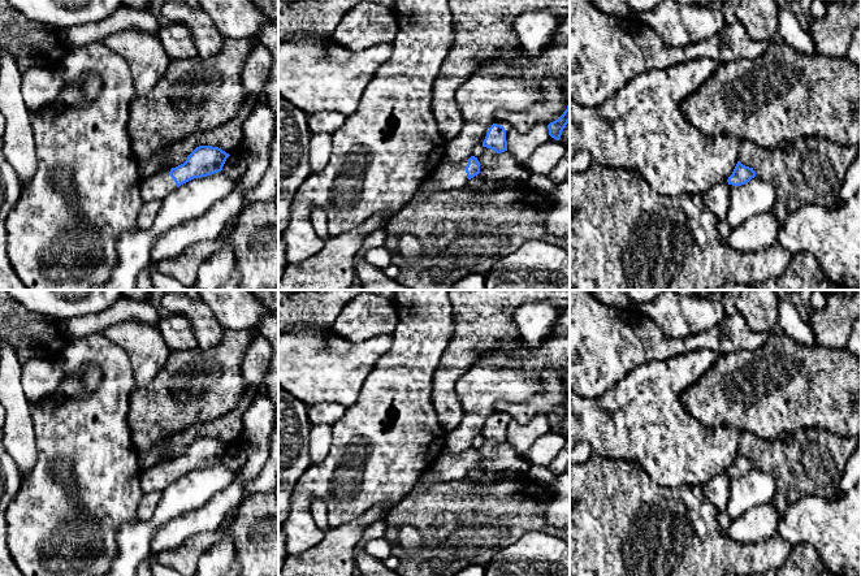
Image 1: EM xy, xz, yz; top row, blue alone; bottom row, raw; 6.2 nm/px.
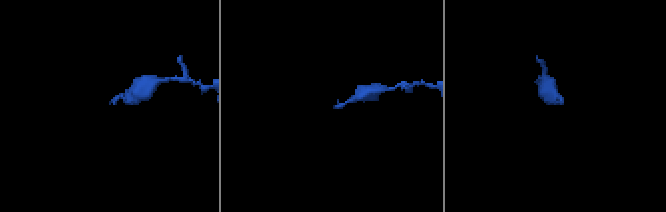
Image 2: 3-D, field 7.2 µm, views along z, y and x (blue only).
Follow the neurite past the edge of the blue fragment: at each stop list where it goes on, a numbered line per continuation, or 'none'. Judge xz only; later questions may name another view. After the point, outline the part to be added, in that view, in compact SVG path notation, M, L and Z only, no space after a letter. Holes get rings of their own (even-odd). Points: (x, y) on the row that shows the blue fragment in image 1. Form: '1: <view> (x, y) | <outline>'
1: xz (448, 176) | M446 157L442 159L430 174L430 178L434 181L434 186L429 190L419 189L414 198L425 198L437 191L464 189L468 182L466 173L467 164L468 159L460 163L450 163Z

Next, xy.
1: xy (156, 186) | M157 172L143 178L140 183L140 196L143 202L163 200L176 189L177 185L174 179L169 176L169 172Z

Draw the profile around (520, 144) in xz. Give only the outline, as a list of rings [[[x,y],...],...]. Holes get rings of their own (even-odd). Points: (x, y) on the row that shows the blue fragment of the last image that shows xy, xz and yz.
[[[537,124],[527,131],[518,131],[505,125],[507,152],[524,168],[528,157],[550,138],[546,125]]]

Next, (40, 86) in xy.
[[[33,66],[21,73],[21,91],[29,111],[36,112],[57,100],[62,79],[51,69]]]

